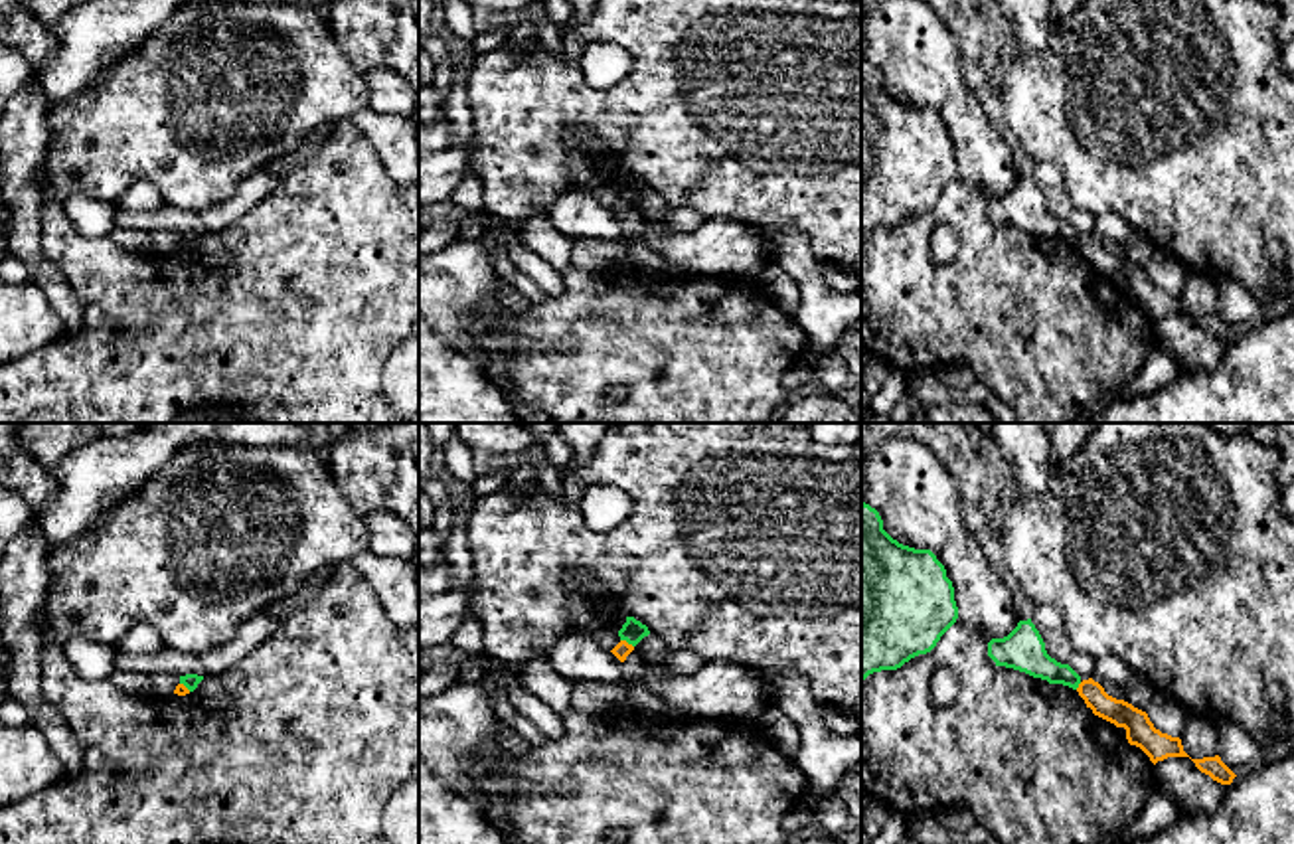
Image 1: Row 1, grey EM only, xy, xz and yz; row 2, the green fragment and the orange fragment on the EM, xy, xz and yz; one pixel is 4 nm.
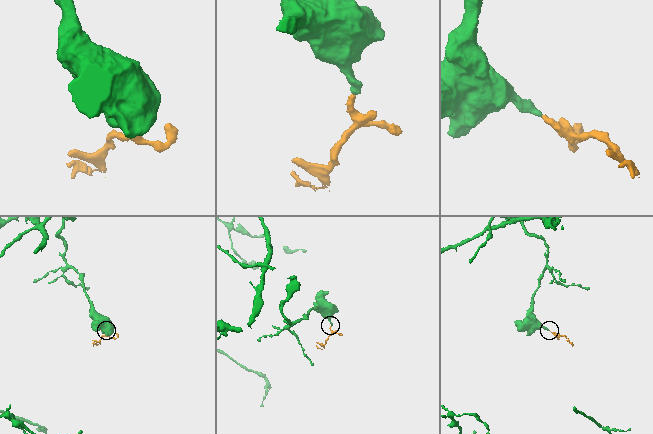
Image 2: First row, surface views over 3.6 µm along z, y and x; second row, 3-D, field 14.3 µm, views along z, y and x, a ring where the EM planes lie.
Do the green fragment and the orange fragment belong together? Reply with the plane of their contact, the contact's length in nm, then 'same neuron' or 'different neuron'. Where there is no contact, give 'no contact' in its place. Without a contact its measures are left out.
contact in xz; length 70 nm; different neuron

